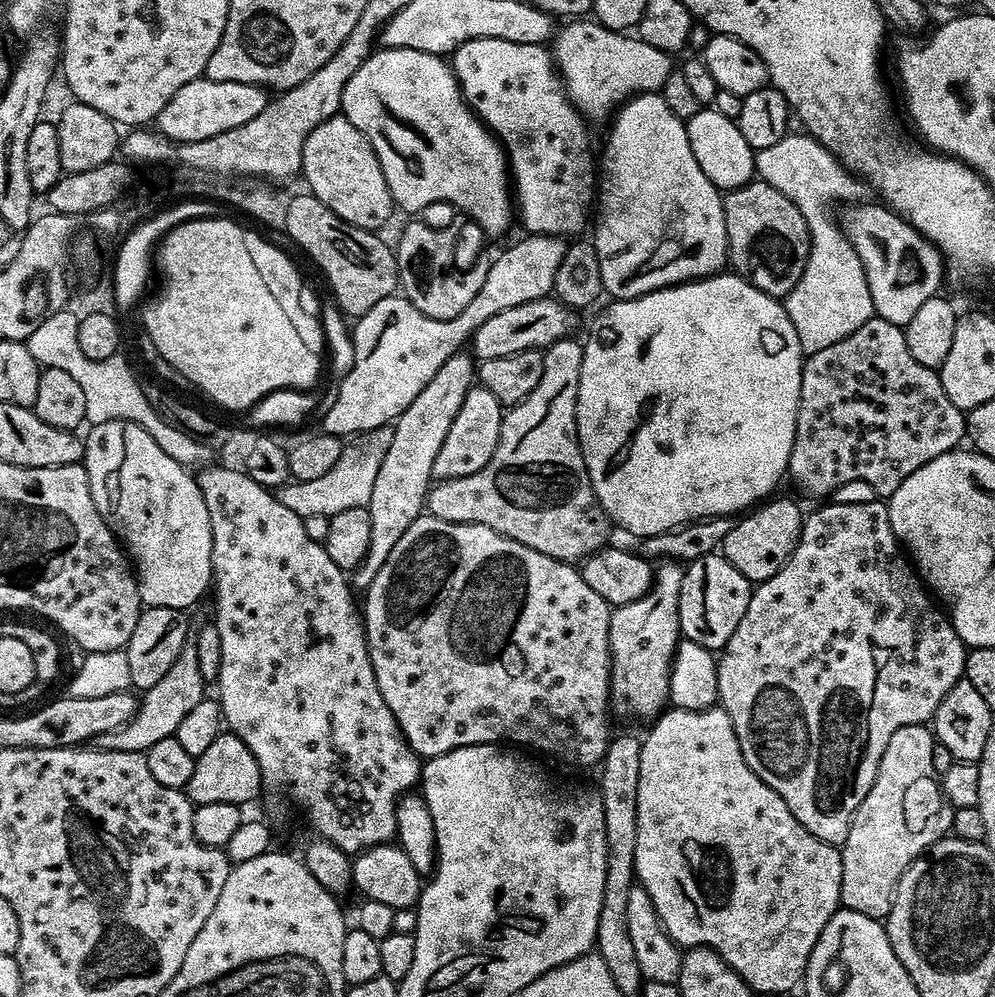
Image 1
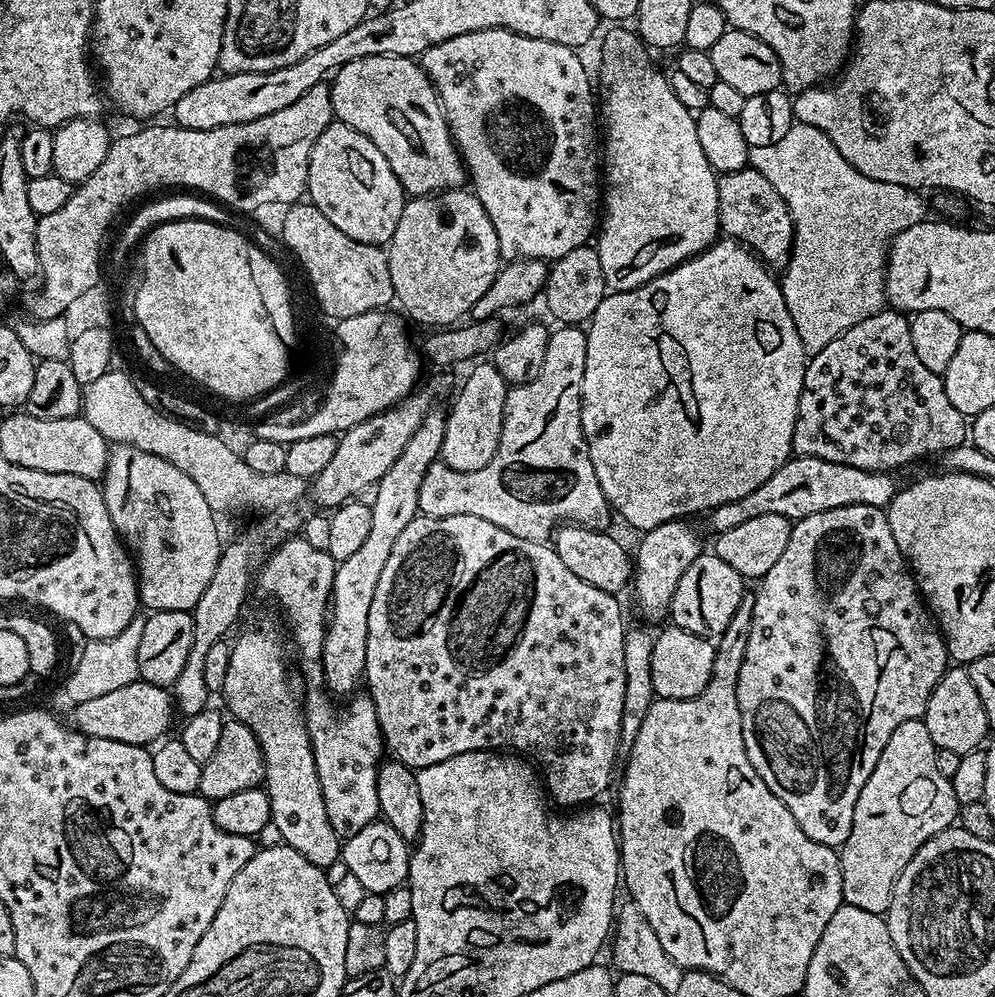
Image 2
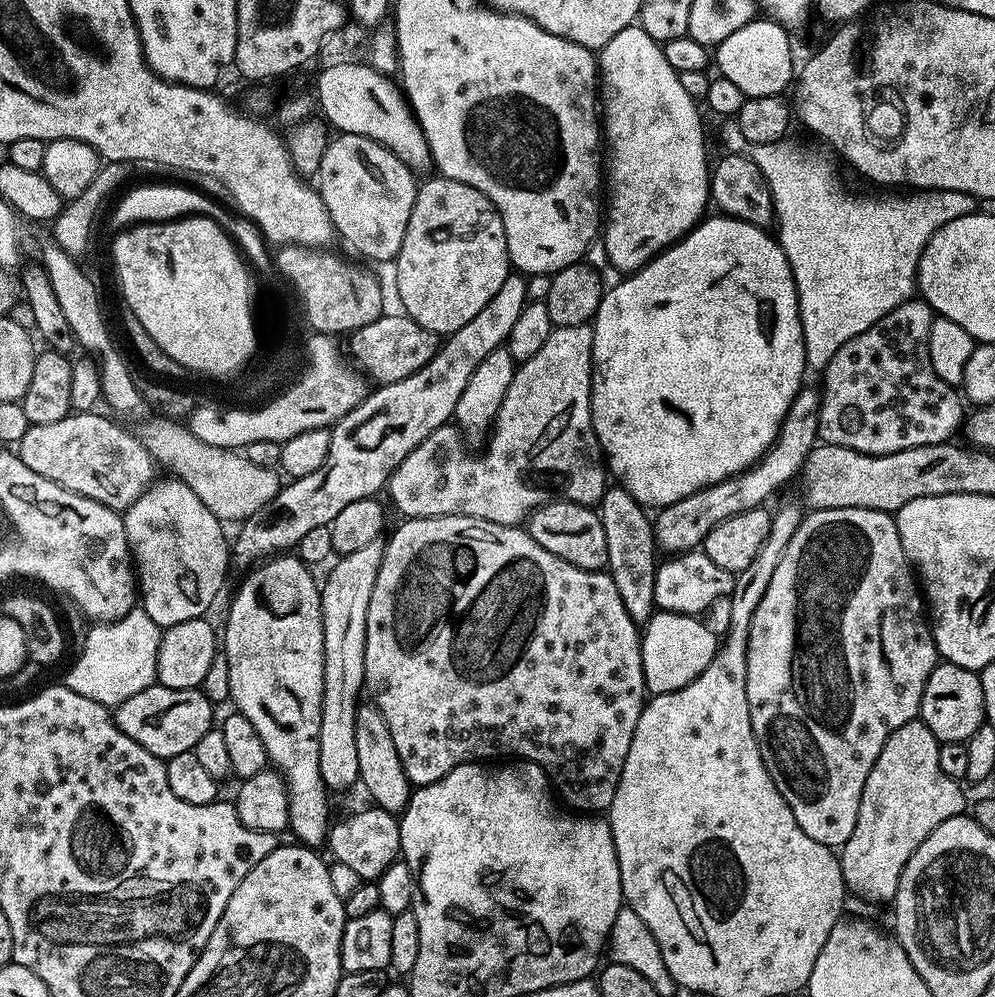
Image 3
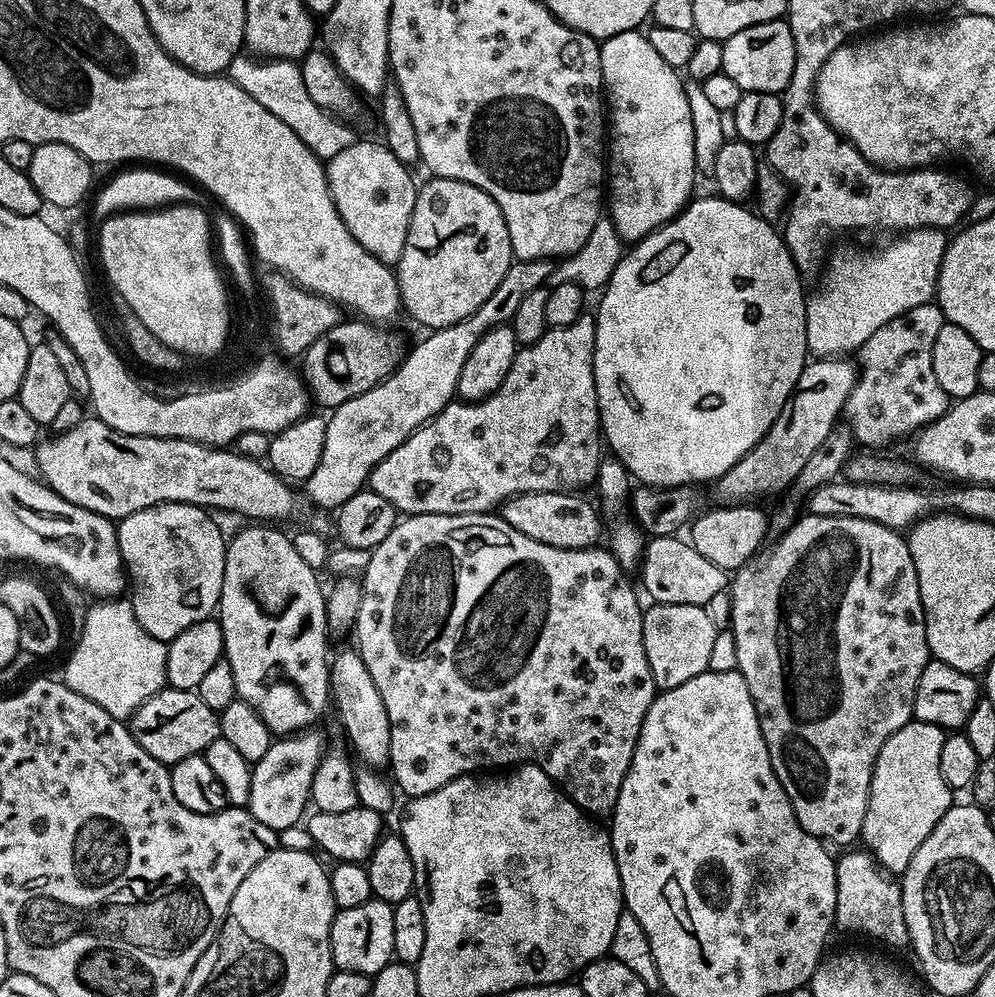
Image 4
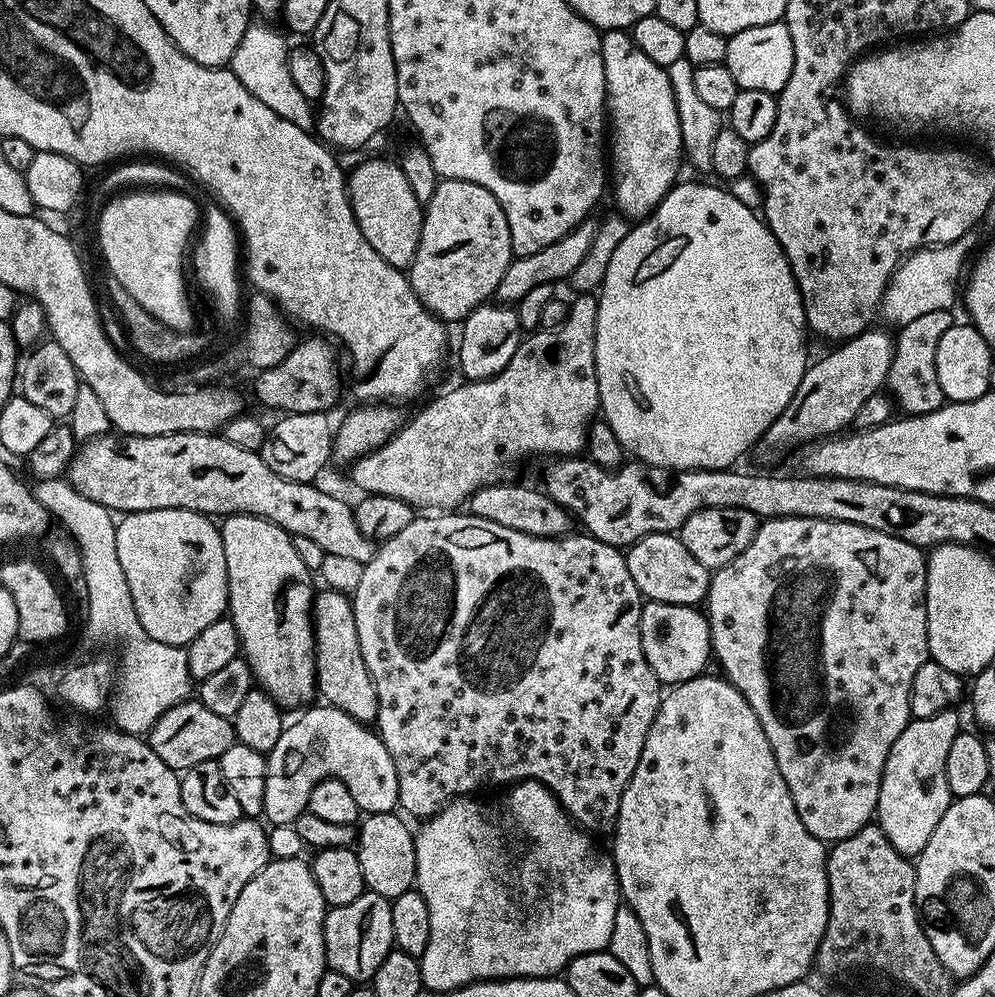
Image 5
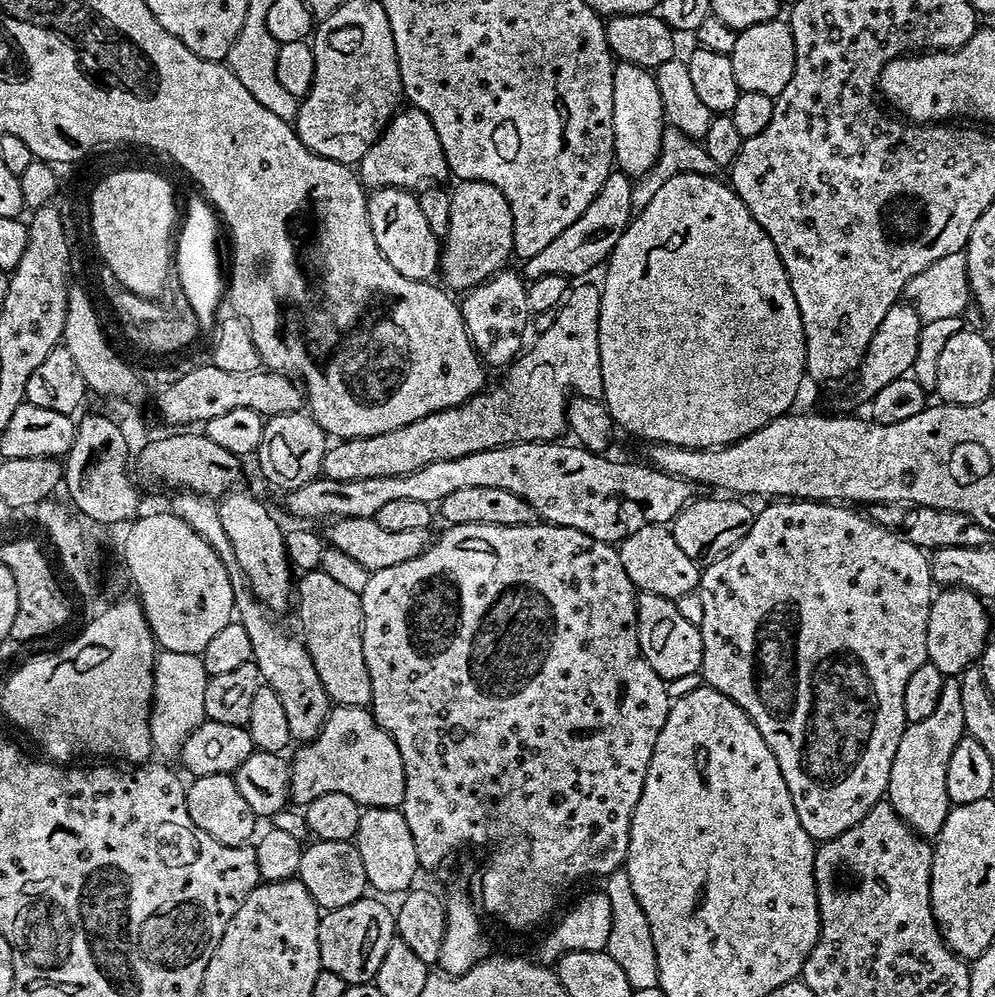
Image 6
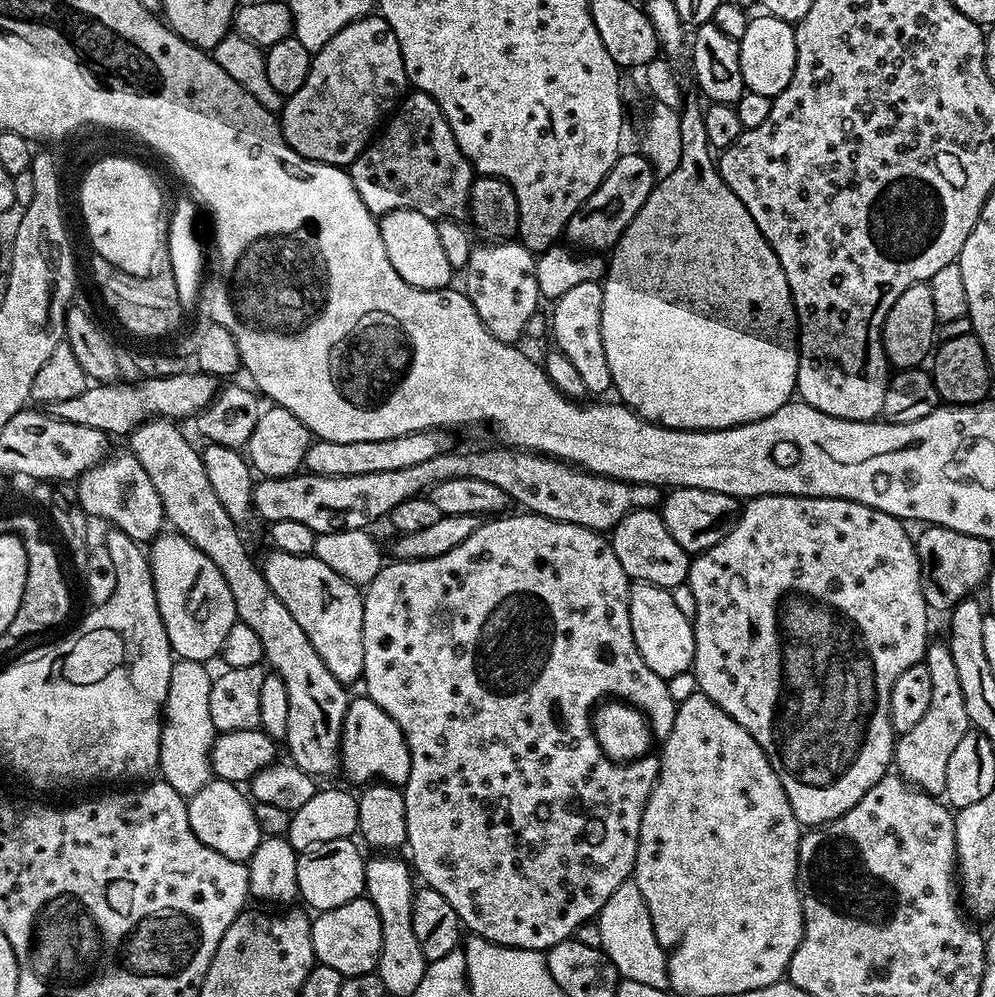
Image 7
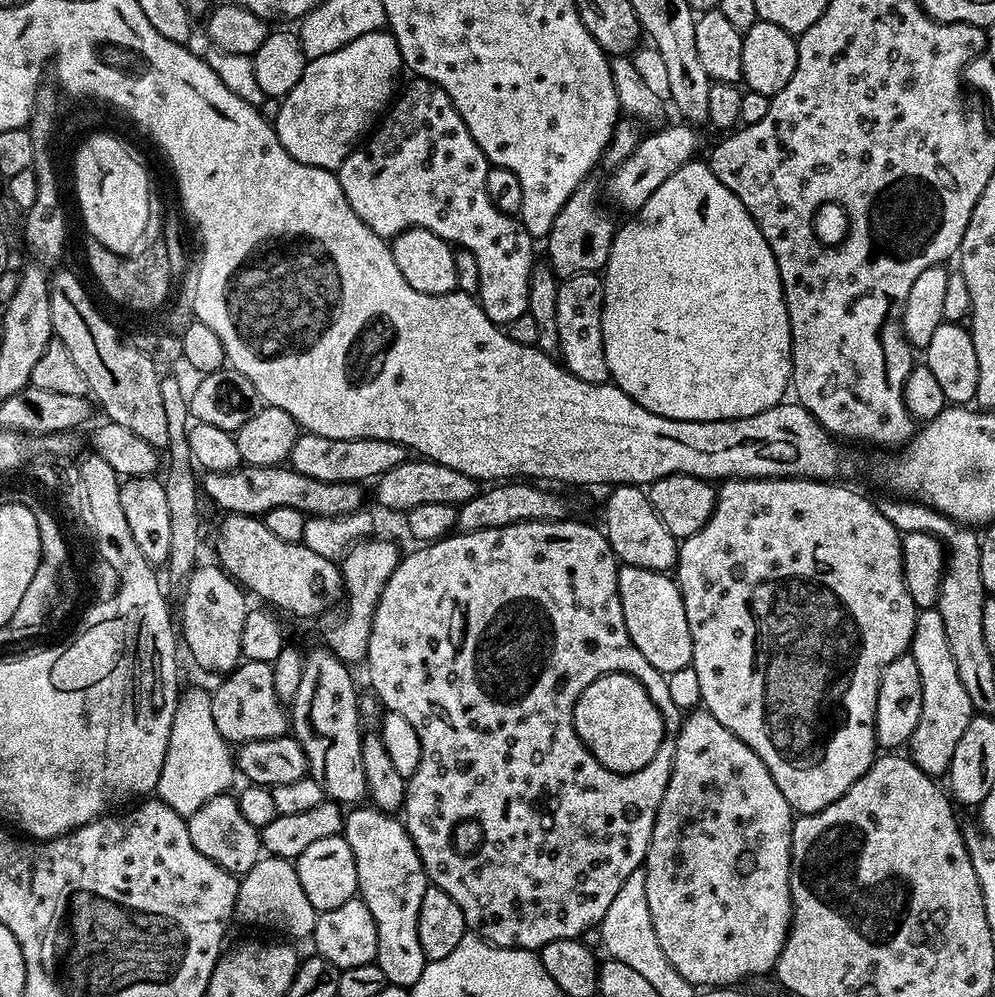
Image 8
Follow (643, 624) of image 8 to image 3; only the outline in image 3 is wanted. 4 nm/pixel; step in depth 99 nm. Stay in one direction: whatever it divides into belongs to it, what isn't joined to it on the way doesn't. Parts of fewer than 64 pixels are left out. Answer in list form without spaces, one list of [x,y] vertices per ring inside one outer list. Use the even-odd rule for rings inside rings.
[[[663,610],[653,612],[648,619],[642,630],[640,649],[644,686],[652,696],[682,690],[682,686],[694,682],[694,678],[698,678],[698,674],[702,674],[706,666],[710,666],[716,656],[718,636],[702,621],[703,619],[694,616]]]

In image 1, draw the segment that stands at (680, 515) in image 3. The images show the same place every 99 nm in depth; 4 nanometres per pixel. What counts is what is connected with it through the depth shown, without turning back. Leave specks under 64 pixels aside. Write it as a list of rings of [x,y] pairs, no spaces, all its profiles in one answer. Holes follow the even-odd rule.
[[[664,562],[655,569],[652,590],[629,604],[612,608],[608,645],[612,655],[610,708],[613,713],[655,718],[668,704],[672,655],[682,637],[678,618],[678,594],[682,590],[684,568]]]

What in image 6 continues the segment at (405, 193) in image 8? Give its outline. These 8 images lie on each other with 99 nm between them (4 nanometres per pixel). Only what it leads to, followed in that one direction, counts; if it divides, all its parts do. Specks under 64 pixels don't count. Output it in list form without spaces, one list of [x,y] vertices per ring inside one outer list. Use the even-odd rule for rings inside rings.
[[[408,106],[403,110],[397,111],[396,115],[389,120],[388,127],[381,132],[380,137],[378,137],[374,142],[374,146],[370,146],[370,150],[366,150],[366,154],[362,159],[360,159],[358,165],[358,175],[360,183],[368,190],[375,190],[378,188],[407,188],[409,190],[423,190],[429,186],[443,185],[445,183],[443,180],[446,178],[449,179],[450,173],[448,170],[448,163],[446,162],[446,154],[442,150],[442,142],[438,142],[438,130],[434,130],[434,124],[430,122],[430,118],[426,118],[426,114],[422,114],[422,110]],[[501,270],[479,287],[471,289],[459,301],[460,313],[468,331],[470,342],[476,347],[476,355],[489,369],[511,365],[520,355],[520,339],[528,328],[528,284],[519,271]]]

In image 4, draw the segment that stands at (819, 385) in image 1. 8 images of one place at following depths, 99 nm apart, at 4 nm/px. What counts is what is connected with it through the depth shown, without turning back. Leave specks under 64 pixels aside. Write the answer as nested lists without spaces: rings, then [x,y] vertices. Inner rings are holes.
[[[923,304],[914,306],[914,310],[906,310],[898,318],[894,318],[882,330],[870,334],[866,342],[858,350],[858,375],[854,390],[850,390],[850,398],[846,398],[842,413],[843,423],[852,432],[852,439],[857,445],[865,444],[868,450],[884,450],[887,444],[900,440],[903,436],[911,437],[925,428],[930,422],[938,419],[950,406],[950,397],[938,386],[938,378],[934,378],[934,338],[938,338],[938,330],[946,323],[944,311],[939,304]]]

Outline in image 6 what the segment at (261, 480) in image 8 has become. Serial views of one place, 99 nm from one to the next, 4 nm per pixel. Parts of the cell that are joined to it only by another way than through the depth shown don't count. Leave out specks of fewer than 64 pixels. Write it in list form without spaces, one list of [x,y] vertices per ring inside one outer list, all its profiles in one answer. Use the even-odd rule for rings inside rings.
[[[531,440],[521,444],[507,444],[501,448],[494,447],[458,459],[439,460],[410,473],[409,476],[379,476],[346,481],[317,478],[306,486],[291,489],[287,493],[288,512],[292,516],[297,516],[300,519],[297,521],[300,522],[328,522],[333,518],[375,518],[382,506],[398,502],[400,498],[410,498],[410,502],[426,502],[436,506],[447,496],[454,494],[454,490],[466,490],[466,486],[495,486],[498,490],[510,490],[510,494],[518,494],[518,498],[525,500],[536,511],[541,521],[556,524],[559,528],[582,530],[582,534],[590,534],[590,538],[616,546],[621,540],[646,526],[671,525],[676,515],[693,499],[694,485],[689,480],[684,480],[680,476],[667,476],[662,469],[651,463],[623,464],[620,460],[607,460],[607,455],[587,452],[575,443],[564,443]]]

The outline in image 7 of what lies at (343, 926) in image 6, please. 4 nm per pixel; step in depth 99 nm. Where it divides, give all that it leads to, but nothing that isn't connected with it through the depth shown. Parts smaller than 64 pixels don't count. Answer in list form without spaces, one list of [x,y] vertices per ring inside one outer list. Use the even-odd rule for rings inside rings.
[[[364,896],[346,902],[346,906],[334,906],[334,910],[319,913],[312,920],[312,955],[315,963],[325,964],[343,976],[357,976],[377,971],[382,954],[382,918],[378,918],[378,910],[374,902]]]

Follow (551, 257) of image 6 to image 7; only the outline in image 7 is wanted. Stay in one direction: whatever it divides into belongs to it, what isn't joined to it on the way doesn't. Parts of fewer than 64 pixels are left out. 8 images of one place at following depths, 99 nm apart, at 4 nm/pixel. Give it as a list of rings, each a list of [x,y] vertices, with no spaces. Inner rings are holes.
[[[625,151],[620,155],[598,190],[594,190],[594,194],[590,194],[588,201],[570,218],[566,229],[569,245],[580,250],[591,250],[596,254],[607,253],[620,241],[626,226],[634,222],[638,210],[642,210],[654,187],[652,163],[647,156],[636,152]]]

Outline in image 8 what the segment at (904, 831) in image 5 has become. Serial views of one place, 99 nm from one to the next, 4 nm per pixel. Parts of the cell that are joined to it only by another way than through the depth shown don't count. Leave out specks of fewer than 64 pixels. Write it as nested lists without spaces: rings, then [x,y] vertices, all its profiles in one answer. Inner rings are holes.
[[[936,607],[917,611],[910,655],[918,666],[918,674],[922,674],[922,718],[918,718],[918,726],[910,741],[910,749],[912,748],[910,758],[928,776],[940,778],[947,773],[950,758],[954,758],[954,749],[958,747],[958,741],[966,731],[966,726],[970,726],[974,709],[962,686],[962,678],[958,678],[958,666],[954,666],[954,658],[950,654],[950,642],[946,642],[946,625],[942,623],[942,614]]]

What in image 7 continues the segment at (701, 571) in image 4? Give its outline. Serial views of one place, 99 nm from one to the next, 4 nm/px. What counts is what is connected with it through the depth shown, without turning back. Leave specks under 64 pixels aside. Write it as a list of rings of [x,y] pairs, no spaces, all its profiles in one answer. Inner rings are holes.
[[[643,508],[626,514],[626,518],[622,518],[622,522],[611,529],[610,543],[614,554],[618,554],[618,562],[622,562],[622,570],[626,570],[633,581],[676,590],[679,584],[681,587],[688,579],[689,553],[684,552],[678,542],[674,542],[659,511]]]

